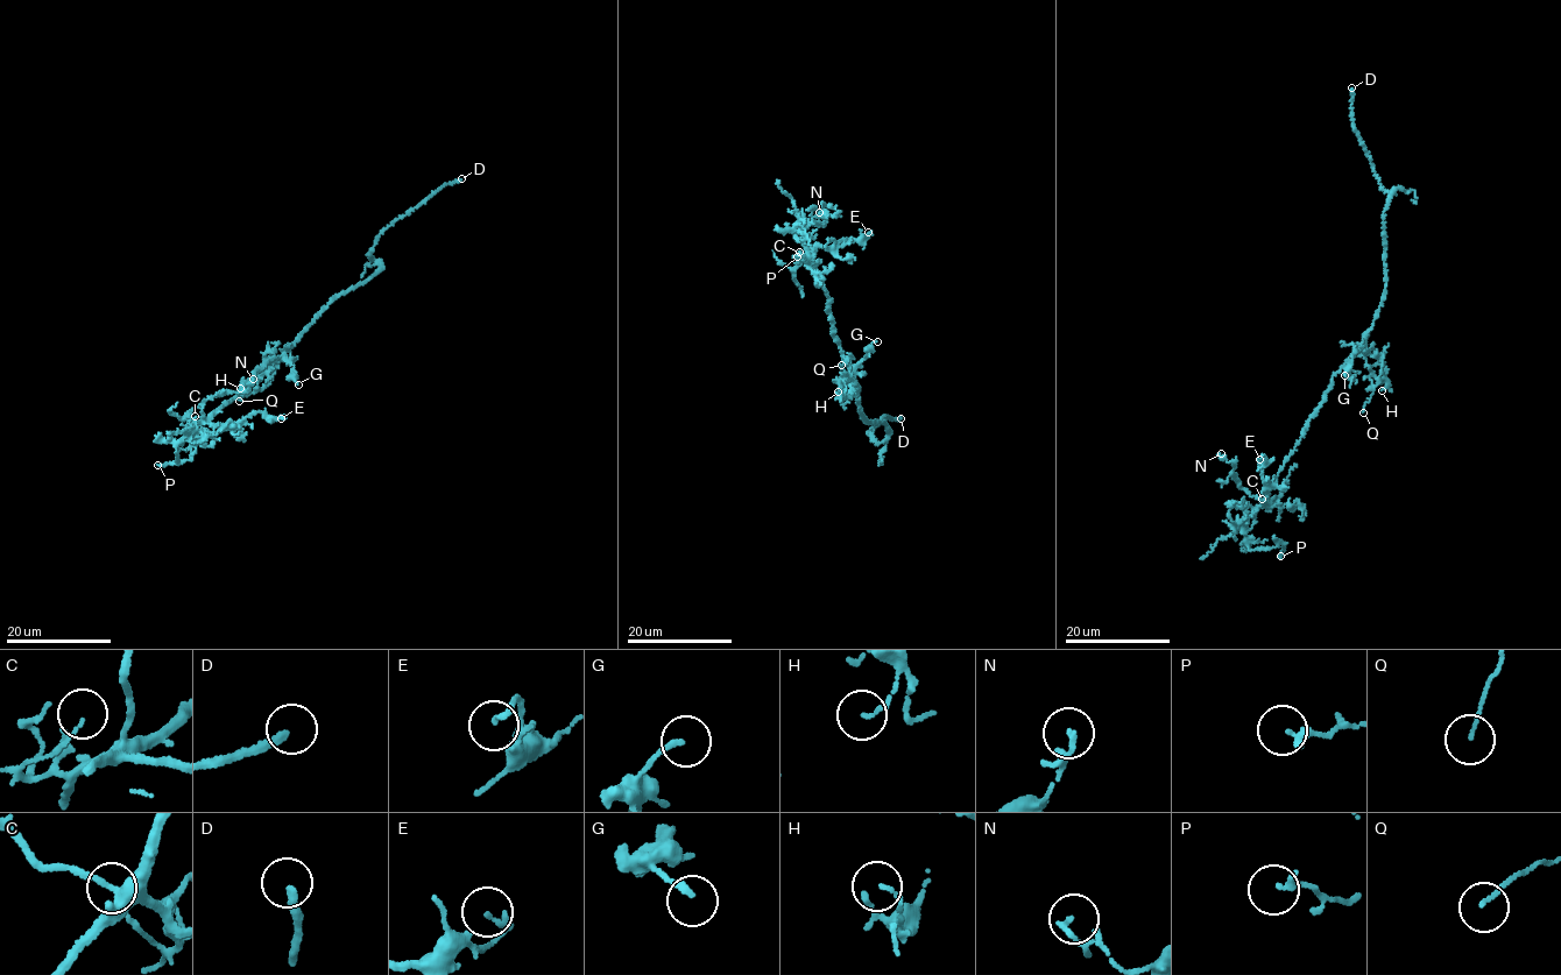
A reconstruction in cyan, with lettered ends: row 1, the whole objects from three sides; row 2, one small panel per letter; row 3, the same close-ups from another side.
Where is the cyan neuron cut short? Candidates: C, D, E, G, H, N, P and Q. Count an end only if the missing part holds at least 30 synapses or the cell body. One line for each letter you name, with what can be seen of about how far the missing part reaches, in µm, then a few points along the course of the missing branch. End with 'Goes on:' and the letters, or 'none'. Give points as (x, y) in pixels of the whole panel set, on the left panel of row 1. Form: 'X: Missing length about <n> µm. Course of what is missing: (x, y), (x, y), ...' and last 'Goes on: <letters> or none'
D: Missing length about 40 µm. Course of what is missing: (461, 178), (517, 167), (545, 149), (597, 107), (588, 103), (583, 110)
Goes on: D

